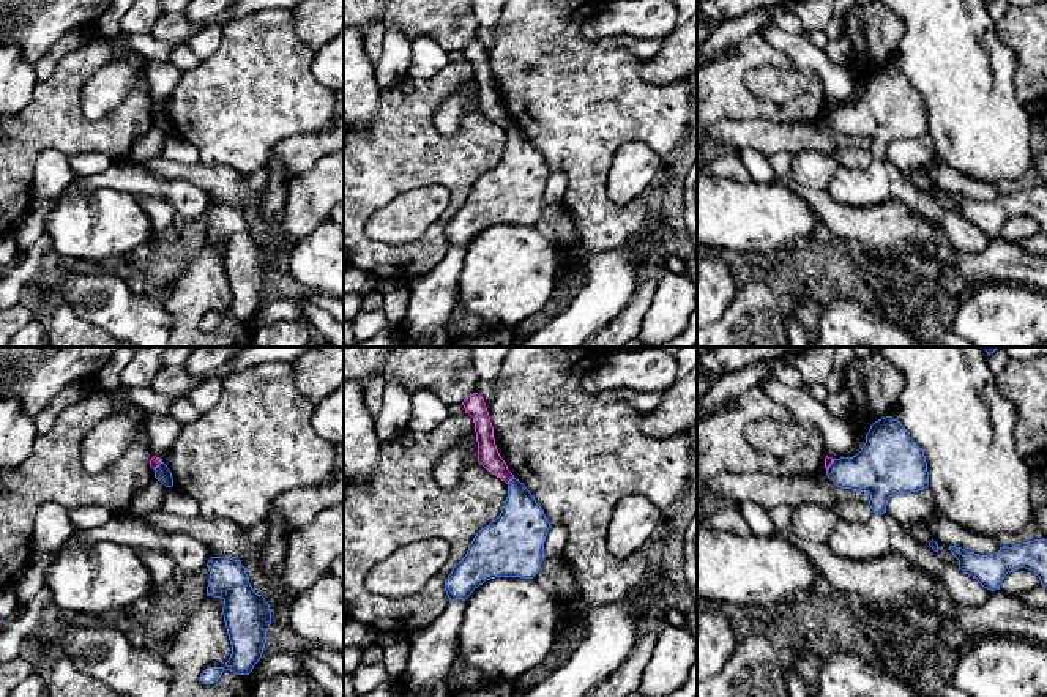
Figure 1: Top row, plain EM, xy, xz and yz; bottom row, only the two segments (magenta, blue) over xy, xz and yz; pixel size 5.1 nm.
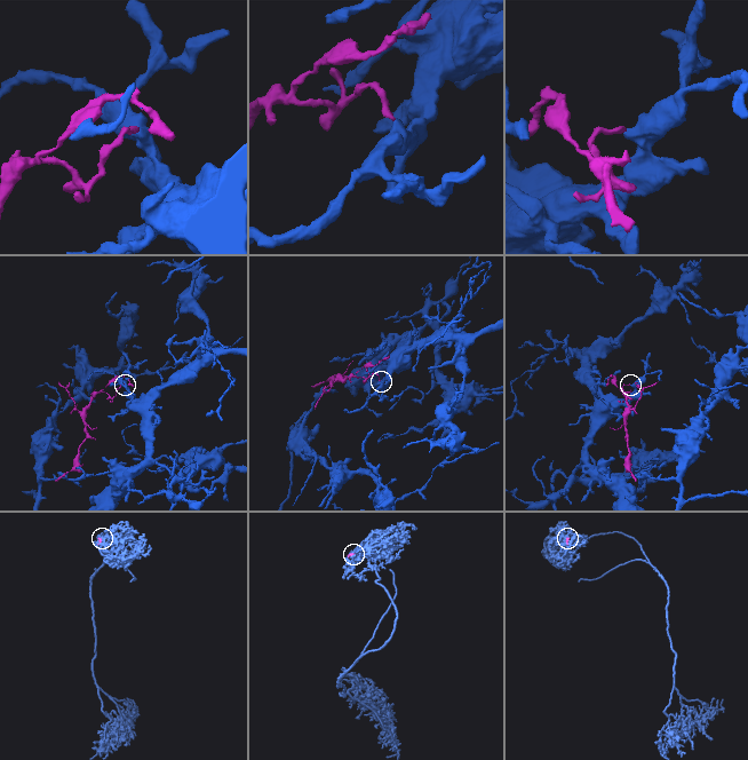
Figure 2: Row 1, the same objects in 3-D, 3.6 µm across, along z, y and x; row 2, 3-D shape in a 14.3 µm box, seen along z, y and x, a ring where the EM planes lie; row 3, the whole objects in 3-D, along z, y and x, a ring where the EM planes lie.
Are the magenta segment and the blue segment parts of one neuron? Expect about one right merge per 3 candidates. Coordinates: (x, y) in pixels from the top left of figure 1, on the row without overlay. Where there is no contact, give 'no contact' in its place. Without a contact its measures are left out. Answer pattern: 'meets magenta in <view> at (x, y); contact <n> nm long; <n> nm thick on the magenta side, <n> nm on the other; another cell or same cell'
meets magenta in xz at (510, 126); contact 50 nm long; 110 nm thick on the magenta side, 260 nm on the other; another cell

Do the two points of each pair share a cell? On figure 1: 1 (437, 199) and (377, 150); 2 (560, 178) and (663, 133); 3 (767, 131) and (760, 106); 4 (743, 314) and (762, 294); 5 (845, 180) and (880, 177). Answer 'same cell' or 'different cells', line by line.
1: different cells
2: different cells
3: different cells
4: same cell
5: same cell

